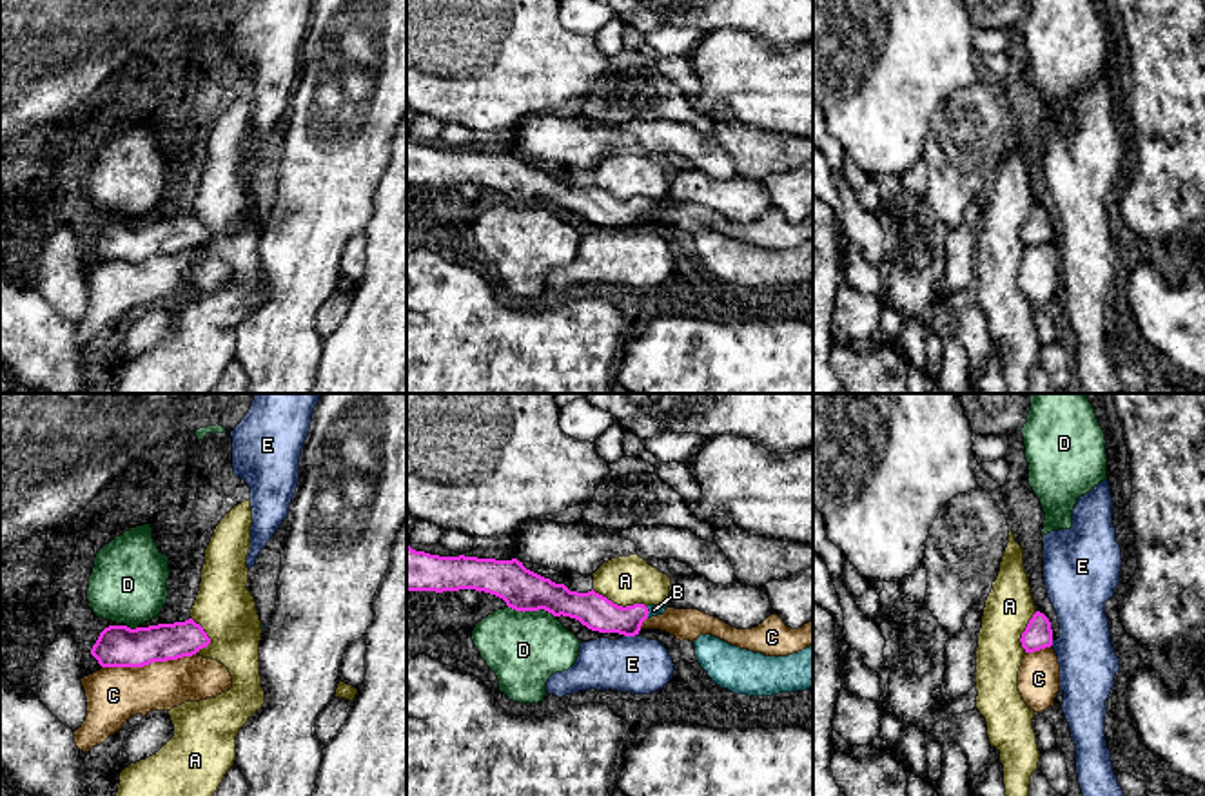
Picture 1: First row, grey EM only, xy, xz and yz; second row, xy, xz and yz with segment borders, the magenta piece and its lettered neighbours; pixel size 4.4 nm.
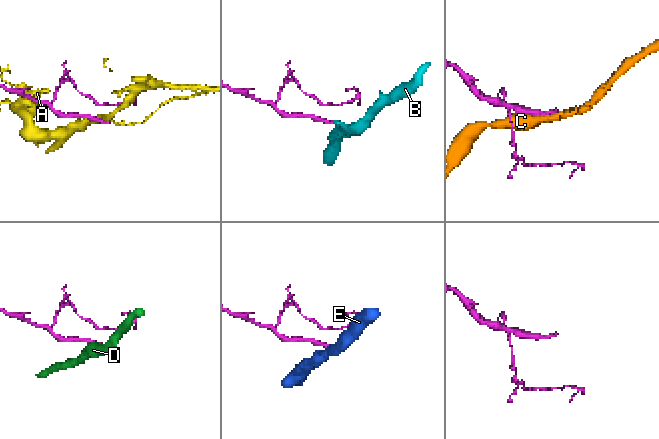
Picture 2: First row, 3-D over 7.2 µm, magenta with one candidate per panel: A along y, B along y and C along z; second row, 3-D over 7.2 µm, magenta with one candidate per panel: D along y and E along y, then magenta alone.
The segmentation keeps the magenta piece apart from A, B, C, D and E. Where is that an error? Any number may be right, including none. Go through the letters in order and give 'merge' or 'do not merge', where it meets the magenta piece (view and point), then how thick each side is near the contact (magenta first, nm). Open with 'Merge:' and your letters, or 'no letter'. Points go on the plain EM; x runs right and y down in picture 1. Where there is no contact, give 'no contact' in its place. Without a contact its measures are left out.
Merge: B
A: do not merge; contact xz (619, 200); calibres 160 and 220 nm
B: merge; contact xz (648, 205); calibres 160 and 50 nm
C: do not merge; contact xy (147, 258); calibres 190 and 240 nm
D: do not merge; contact xz (532, 203); calibres 190 and 320 nm
E: do not merge; contact xz (630, 229); calibres 160 and 260 nm

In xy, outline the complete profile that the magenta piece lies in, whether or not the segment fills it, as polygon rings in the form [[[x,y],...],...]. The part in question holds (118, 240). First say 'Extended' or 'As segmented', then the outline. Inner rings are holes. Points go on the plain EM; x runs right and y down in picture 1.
As segmented. [[[192,212],[136,223],[109,219],[100,227],[91,248],[102,261],[143,261],[192,250],[209,238],[211,232]]]

